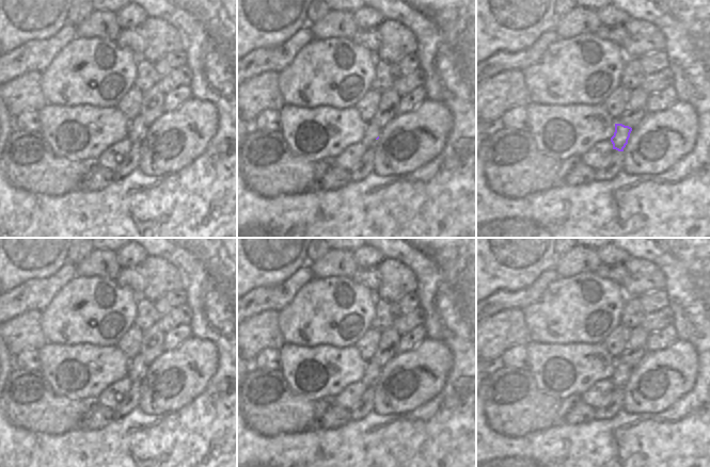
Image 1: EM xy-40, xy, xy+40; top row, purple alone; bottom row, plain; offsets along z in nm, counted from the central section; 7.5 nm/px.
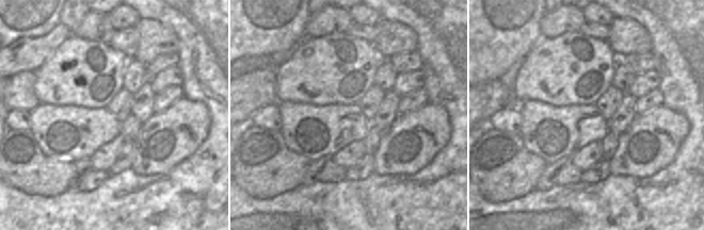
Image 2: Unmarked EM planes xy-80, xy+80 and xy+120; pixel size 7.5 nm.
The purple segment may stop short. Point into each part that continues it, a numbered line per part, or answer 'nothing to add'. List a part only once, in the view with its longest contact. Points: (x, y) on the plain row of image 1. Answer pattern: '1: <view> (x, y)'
1: xy (374, 369)

